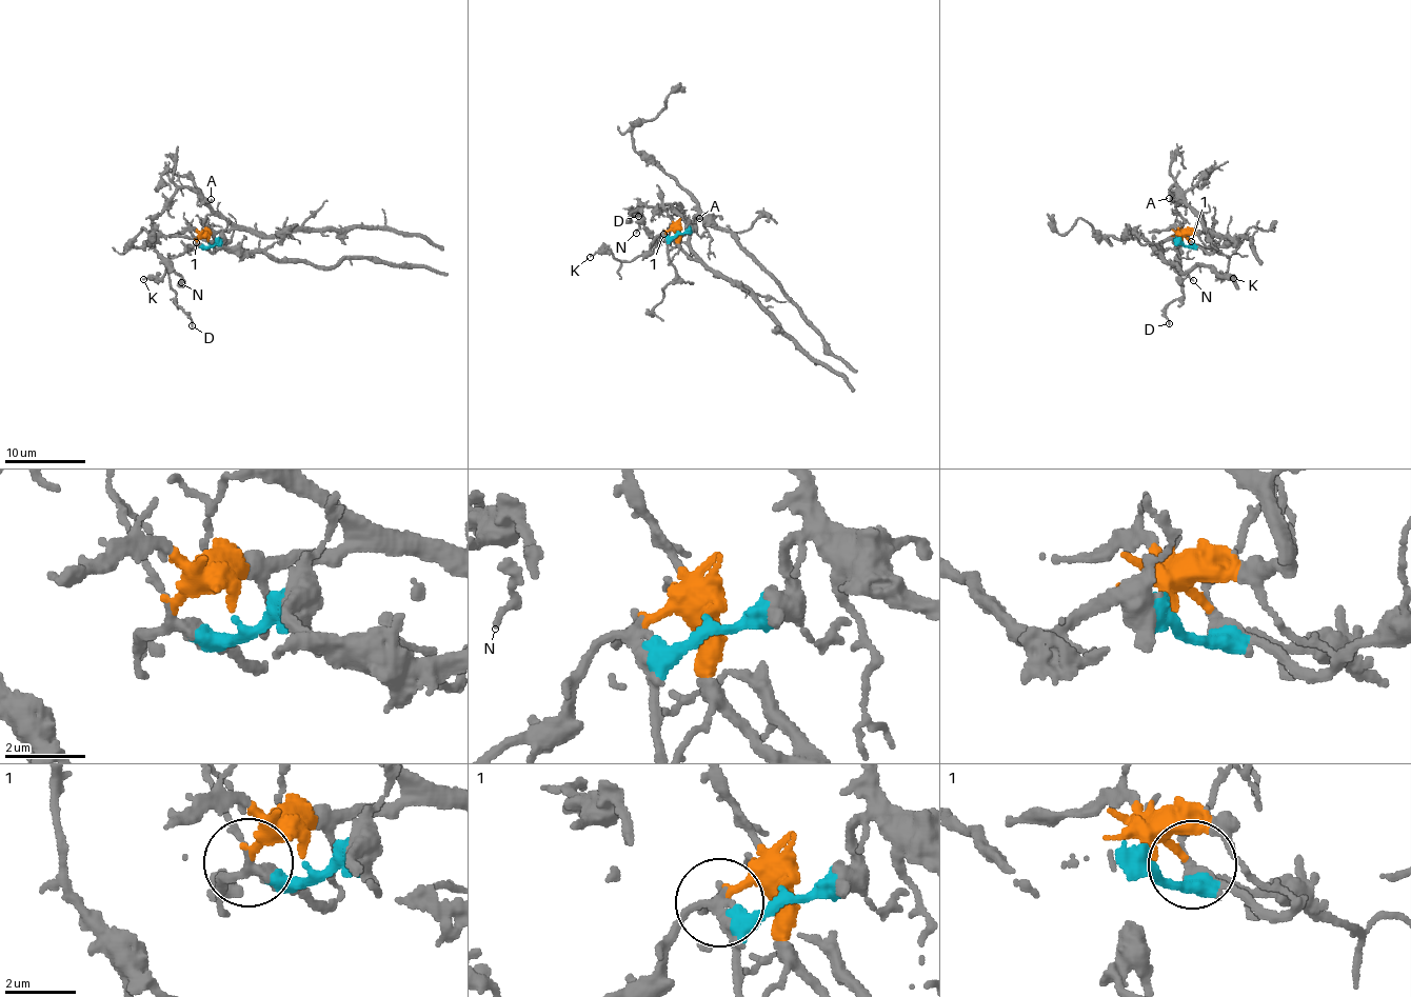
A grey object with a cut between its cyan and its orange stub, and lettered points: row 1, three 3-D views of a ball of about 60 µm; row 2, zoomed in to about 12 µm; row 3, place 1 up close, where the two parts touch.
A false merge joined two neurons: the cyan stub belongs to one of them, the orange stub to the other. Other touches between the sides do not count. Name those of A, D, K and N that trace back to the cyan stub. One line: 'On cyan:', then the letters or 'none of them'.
On cyan: none of them

